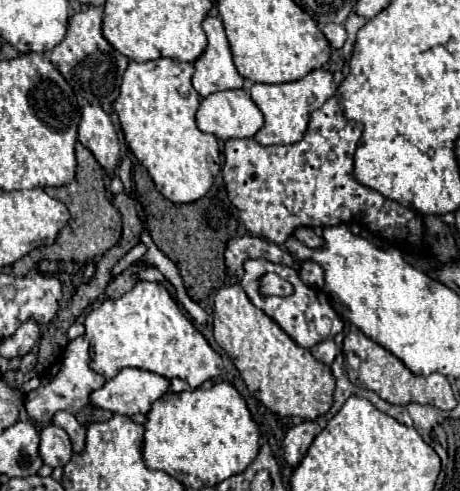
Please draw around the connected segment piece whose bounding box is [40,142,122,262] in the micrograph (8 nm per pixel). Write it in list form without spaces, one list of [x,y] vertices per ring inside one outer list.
[[[80,142],[76,144],[76,178],[70,184],[64,184],[60,188],[44,188],[52,198],[66,204],[70,212],[68,224],[60,230],[58,238],[52,246],[42,246],[40,254],[46,260],[64,260],[64,262],[88,262],[96,256],[102,256],[106,250],[116,246],[116,242],[122,236],[122,218],[120,212],[112,206],[112,202],[106,196],[102,168],[98,166],[96,158],[86,150]]]

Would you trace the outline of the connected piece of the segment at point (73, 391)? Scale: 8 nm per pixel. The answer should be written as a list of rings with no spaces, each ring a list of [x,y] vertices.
[[[78,336],[74,340],[68,342],[66,350],[64,350],[64,358],[60,362],[58,368],[46,372],[42,378],[40,378],[40,386],[32,392],[28,392],[26,396],[26,412],[28,416],[38,422],[38,424],[50,424],[52,422],[52,416],[58,412],[58,410],[64,410],[64,412],[70,412],[70,414],[78,414],[88,402],[90,402],[90,394],[98,388],[104,386],[106,378],[102,374],[96,374],[90,366],[90,356],[88,356],[88,340],[84,336]]]

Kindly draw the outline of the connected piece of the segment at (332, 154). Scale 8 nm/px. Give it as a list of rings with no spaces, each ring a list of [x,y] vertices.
[[[332,96],[324,102],[322,108],[314,110],[310,114],[308,128],[304,132],[304,138],[290,146],[260,146],[252,138],[232,138],[224,142],[224,168],[222,178],[228,190],[230,202],[240,210],[240,220],[244,222],[246,230],[254,236],[266,238],[274,244],[284,244],[286,238],[300,226],[316,228],[316,226],[336,226],[340,222],[348,222],[352,216],[360,214],[362,222],[382,240],[388,244],[402,248],[402,250],[424,250],[422,242],[422,216],[414,210],[384,198],[376,190],[370,190],[368,186],[362,186],[354,178],[354,150],[358,146],[358,140],[362,136],[362,124],[356,120],[348,120],[338,106],[338,98]]]

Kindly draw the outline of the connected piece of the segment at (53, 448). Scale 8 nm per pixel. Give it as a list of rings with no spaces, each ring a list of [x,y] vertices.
[[[54,424],[46,426],[40,432],[38,452],[44,464],[52,468],[66,466],[66,462],[70,462],[70,456],[72,456],[72,444],[68,440],[68,434],[60,426],[54,426]]]

